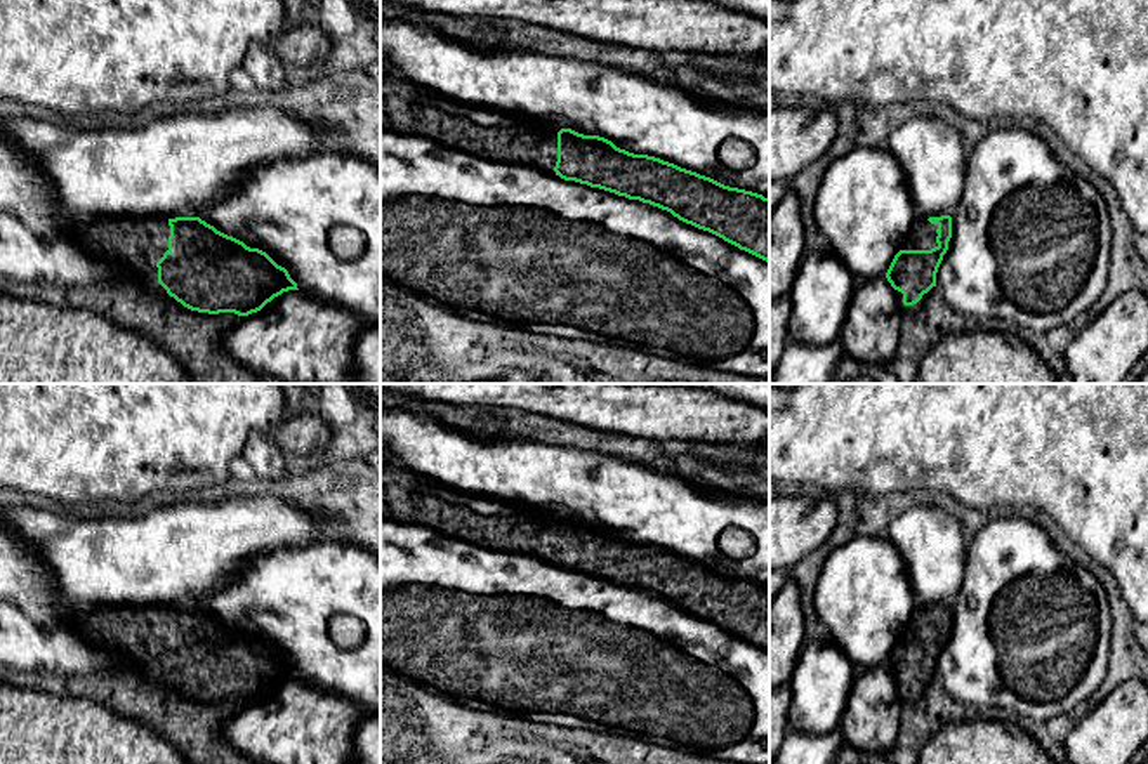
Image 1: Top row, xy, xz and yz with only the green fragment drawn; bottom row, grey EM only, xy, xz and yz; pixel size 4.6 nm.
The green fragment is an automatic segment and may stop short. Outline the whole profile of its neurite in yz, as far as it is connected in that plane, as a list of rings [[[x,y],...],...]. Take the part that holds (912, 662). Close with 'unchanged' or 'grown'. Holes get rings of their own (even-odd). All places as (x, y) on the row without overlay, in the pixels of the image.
[[[929,606],[917,609],[912,623],[898,632],[900,641],[894,644],[886,667],[891,675],[903,682],[903,693],[914,695],[917,693],[924,682],[927,682],[933,675],[936,675],[936,662],[943,649],[943,644],[948,639],[948,630],[952,627],[952,606]]]; grown

